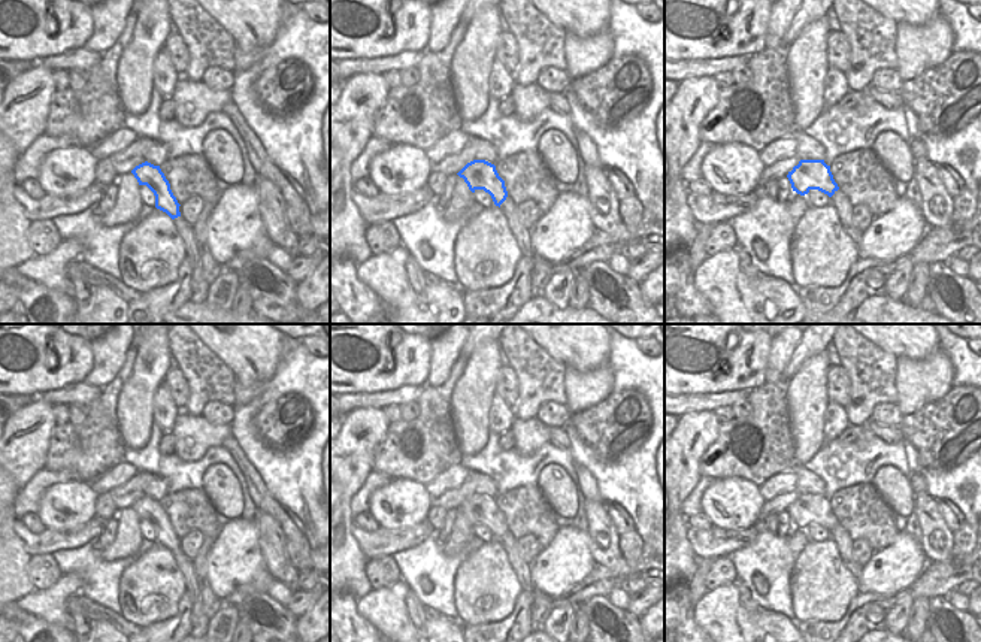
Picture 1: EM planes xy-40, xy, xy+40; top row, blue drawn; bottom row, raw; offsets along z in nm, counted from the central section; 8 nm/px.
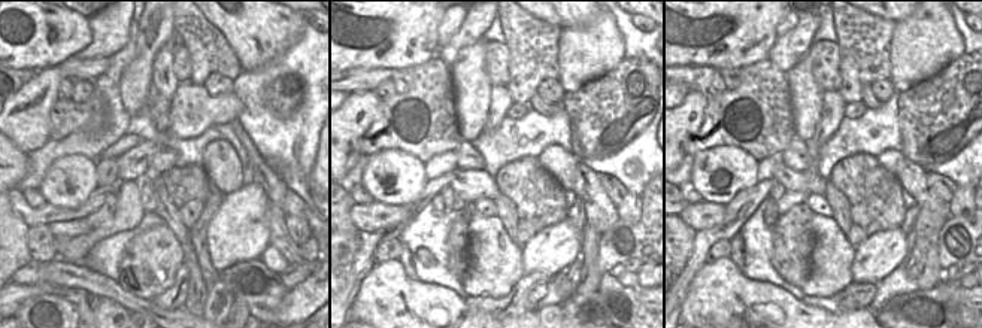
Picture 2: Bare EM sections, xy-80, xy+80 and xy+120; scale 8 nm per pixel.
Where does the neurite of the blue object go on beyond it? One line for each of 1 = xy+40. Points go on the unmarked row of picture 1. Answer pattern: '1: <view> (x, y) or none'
1: none

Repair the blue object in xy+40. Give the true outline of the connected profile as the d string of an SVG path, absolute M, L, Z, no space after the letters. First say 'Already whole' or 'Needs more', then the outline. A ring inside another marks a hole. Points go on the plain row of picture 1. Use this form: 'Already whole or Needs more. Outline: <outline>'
Already whole. Outline: M800 494L787 509L793 526L800 530L808 529L811 524L818 524L832 532L838 524L833 514L830 500L824 494Z

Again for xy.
Already whole. Outline: M485 494L467 497L457 509L464 514L472 527L476 524L488 527L499 542L508 532L505 515L499 511L496 500Z

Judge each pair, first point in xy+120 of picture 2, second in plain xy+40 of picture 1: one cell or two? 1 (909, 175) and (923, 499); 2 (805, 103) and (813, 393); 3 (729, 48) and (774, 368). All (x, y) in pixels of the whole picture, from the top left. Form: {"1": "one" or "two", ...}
{"1": "one", "2": "one", "3": "two"}

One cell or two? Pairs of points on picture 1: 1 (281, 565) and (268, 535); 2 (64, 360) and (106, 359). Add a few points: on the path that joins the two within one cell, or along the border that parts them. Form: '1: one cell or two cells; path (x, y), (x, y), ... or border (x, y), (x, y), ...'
1: one cell; path (275, 557), (272, 542)
2: two cells; border (91, 342), (93, 368), (82, 381)

